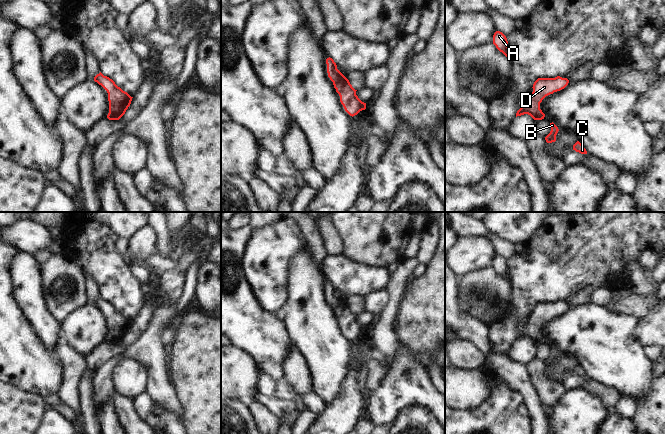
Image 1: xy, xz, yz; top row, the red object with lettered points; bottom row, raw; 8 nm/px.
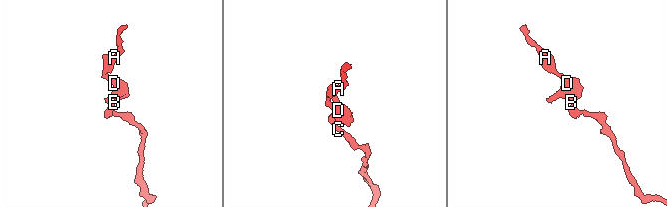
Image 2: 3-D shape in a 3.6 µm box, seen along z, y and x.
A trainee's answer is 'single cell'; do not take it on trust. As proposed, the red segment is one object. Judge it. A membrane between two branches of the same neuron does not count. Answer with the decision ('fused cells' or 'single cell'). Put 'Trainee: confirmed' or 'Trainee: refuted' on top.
Trainee: confirmed
single cell

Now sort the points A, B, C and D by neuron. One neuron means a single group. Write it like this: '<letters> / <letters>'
A B C D

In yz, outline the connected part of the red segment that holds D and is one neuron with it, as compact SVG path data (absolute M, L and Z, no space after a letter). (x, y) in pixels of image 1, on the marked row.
M557 76L555 78L538 78L533 84L533 92L528 101L522 104L516 117L524 114L530 115L534 120L542 120L545 114L540 109L542 100L554 92L564 89L569 83L567 78Z

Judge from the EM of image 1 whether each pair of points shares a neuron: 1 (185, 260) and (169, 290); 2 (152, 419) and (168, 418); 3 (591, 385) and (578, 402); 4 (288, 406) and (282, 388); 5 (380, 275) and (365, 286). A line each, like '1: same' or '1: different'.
1: same
2: same
3: different
4: different
5: same

